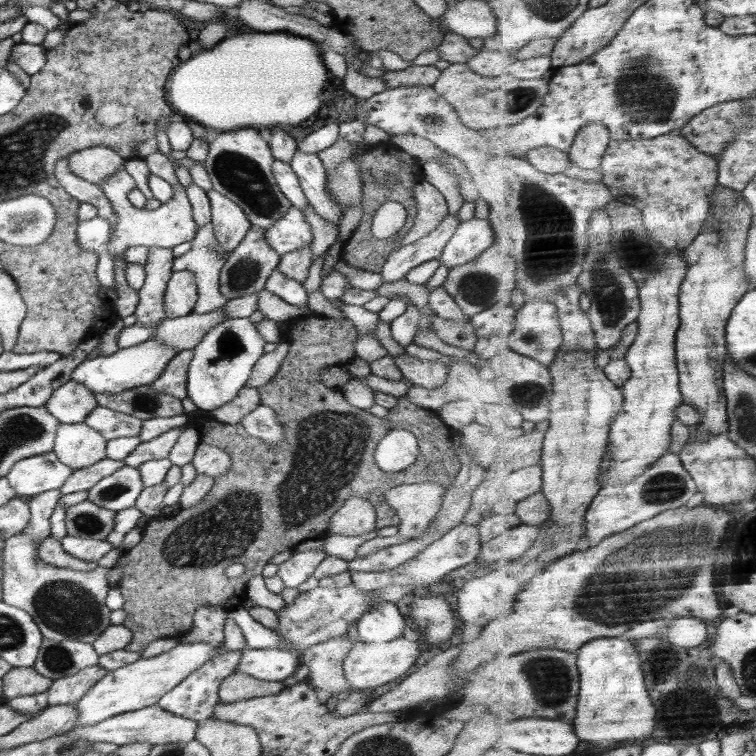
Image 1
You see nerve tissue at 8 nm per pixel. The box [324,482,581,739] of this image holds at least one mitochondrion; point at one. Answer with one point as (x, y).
(550, 681)

